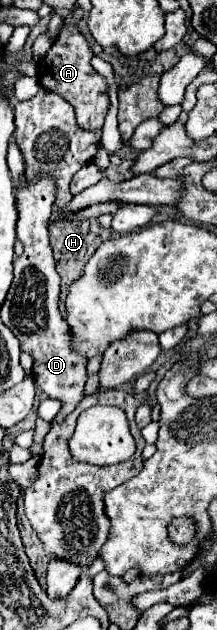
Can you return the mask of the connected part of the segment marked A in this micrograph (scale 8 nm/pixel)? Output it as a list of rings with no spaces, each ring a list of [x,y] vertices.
[[[67,24],[61,30],[59,38],[49,48],[47,56],[39,62],[39,84],[43,88],[59,94],[61,98],[65,98],[75,108],[77,124],[83,130],[95,132],[95,130],[103,128],[103,120],[107,116],[109,86],[107,86],[105,78],[91,66],[91,58],[93,58],[93,52],[91,52],[87,40],[83,38],[83,34],[75,26]]]

